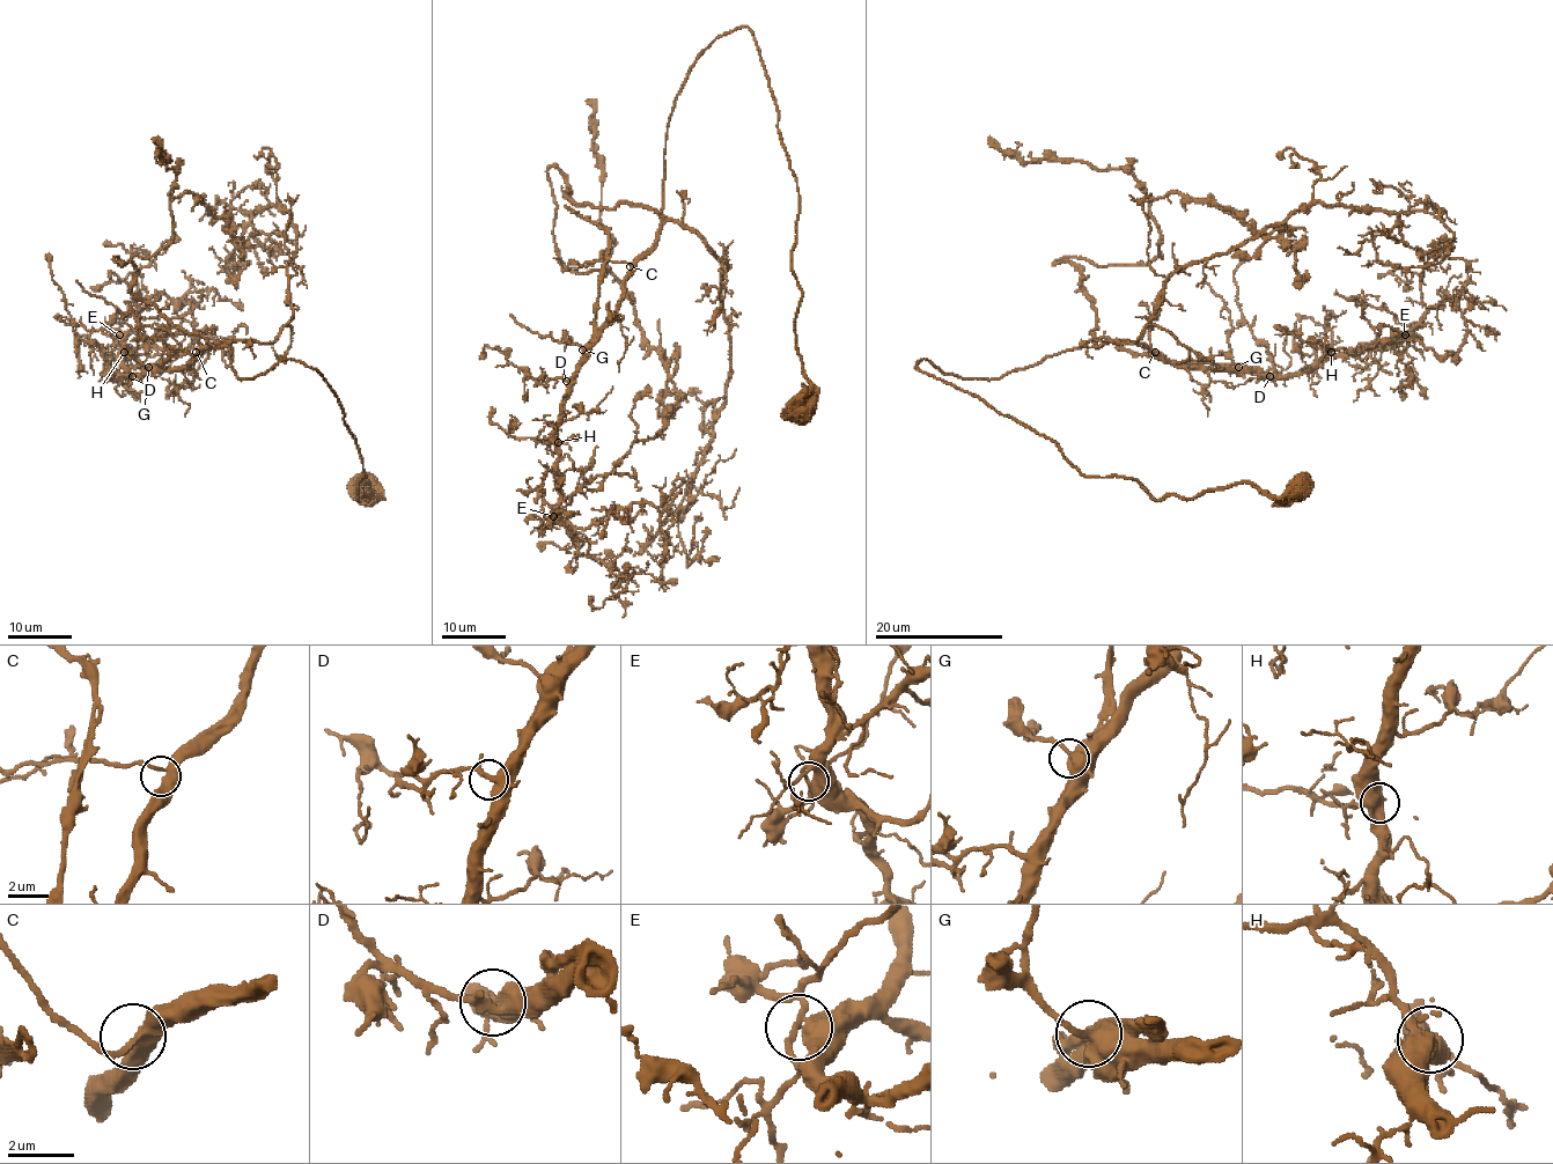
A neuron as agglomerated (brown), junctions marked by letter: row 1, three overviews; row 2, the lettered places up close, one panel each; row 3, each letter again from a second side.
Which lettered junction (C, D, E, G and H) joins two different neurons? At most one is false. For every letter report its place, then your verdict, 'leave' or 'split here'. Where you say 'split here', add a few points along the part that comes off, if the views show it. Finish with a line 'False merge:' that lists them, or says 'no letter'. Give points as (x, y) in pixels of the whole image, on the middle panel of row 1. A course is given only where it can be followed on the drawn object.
C: at (630, 266); leave
D: at (566, 381); leave
E: at (553, 516); leave
G: at (582, 350); leave
H: at (558, 442); leave
False merge: no letter

